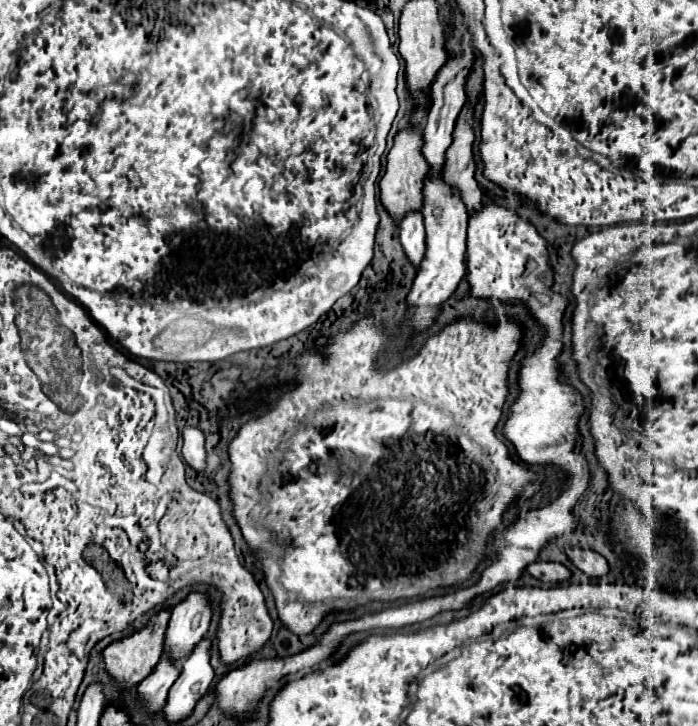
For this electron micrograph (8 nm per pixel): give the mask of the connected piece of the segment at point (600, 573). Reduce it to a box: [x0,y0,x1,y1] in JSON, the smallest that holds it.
[569,548,609,582]

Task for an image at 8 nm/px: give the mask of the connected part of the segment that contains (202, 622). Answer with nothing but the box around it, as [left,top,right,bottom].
[163,594,211,666]

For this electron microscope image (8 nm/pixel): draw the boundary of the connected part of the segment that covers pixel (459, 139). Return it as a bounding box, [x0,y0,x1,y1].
[445,102,481,212]

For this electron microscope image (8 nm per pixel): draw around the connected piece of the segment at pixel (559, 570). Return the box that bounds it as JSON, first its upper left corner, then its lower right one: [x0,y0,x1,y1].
[527,562,571,586]

